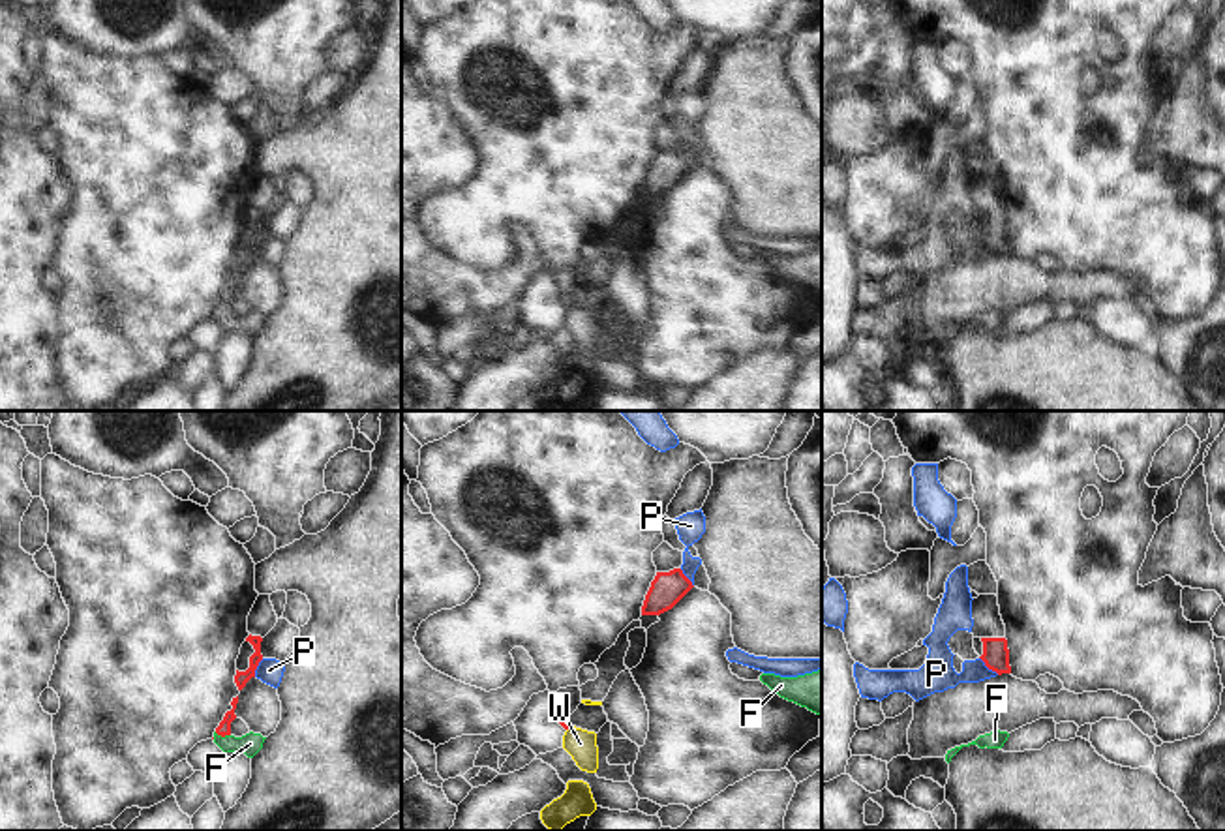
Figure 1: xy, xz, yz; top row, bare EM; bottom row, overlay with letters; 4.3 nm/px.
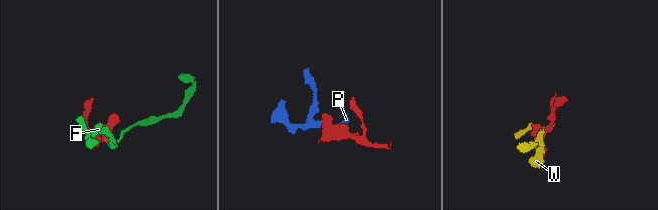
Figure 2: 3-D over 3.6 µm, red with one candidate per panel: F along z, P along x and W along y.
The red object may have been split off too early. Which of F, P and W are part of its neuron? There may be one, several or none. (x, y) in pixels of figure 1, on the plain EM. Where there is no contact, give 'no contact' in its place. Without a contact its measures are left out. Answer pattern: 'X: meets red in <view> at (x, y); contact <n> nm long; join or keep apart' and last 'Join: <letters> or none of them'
F: meets red in xy at (222, 316); contact 70 nm long; join
P: meets red in yz at (989, 248); contact 120 nm long; keep apart
W: meets red in xz at (569, 306); contact 40 nm long; keep apart
Join: F

